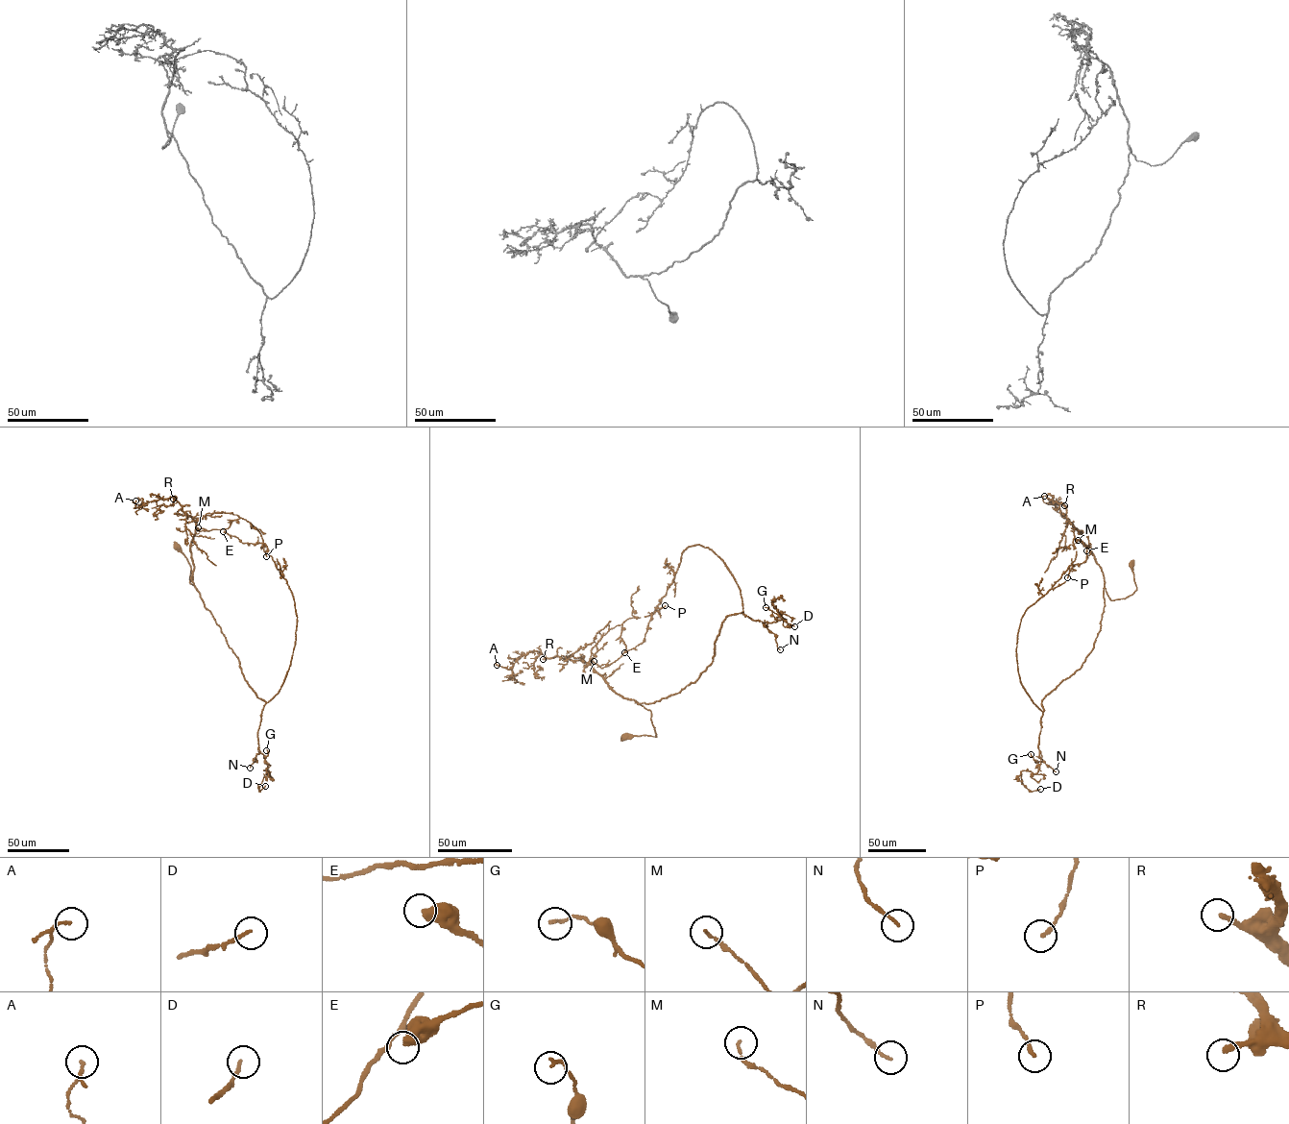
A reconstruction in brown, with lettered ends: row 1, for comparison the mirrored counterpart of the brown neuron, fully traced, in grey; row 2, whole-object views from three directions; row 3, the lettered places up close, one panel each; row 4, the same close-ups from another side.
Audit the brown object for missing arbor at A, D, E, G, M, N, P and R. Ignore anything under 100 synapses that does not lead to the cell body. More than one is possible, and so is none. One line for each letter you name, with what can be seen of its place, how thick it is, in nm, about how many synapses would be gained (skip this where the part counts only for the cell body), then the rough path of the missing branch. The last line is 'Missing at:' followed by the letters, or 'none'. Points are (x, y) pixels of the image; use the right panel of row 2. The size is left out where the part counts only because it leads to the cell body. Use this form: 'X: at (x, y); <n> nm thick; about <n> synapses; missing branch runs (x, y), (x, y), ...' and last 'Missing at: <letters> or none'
Missing at: none

